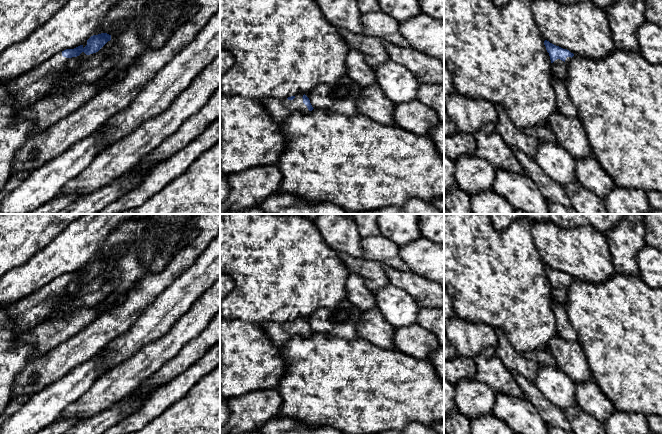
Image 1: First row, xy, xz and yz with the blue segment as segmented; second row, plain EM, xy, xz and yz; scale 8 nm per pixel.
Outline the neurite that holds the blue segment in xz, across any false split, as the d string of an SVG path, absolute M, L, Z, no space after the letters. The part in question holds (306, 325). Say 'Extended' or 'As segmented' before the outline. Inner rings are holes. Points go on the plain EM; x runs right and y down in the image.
Extended. M297 318L282 324L277 322L263 323L262 328L270 341L279 347L294 335L306 337L314 333L305 318Z

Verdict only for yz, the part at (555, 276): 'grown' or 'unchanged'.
grown

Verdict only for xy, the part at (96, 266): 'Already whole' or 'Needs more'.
Needs more

